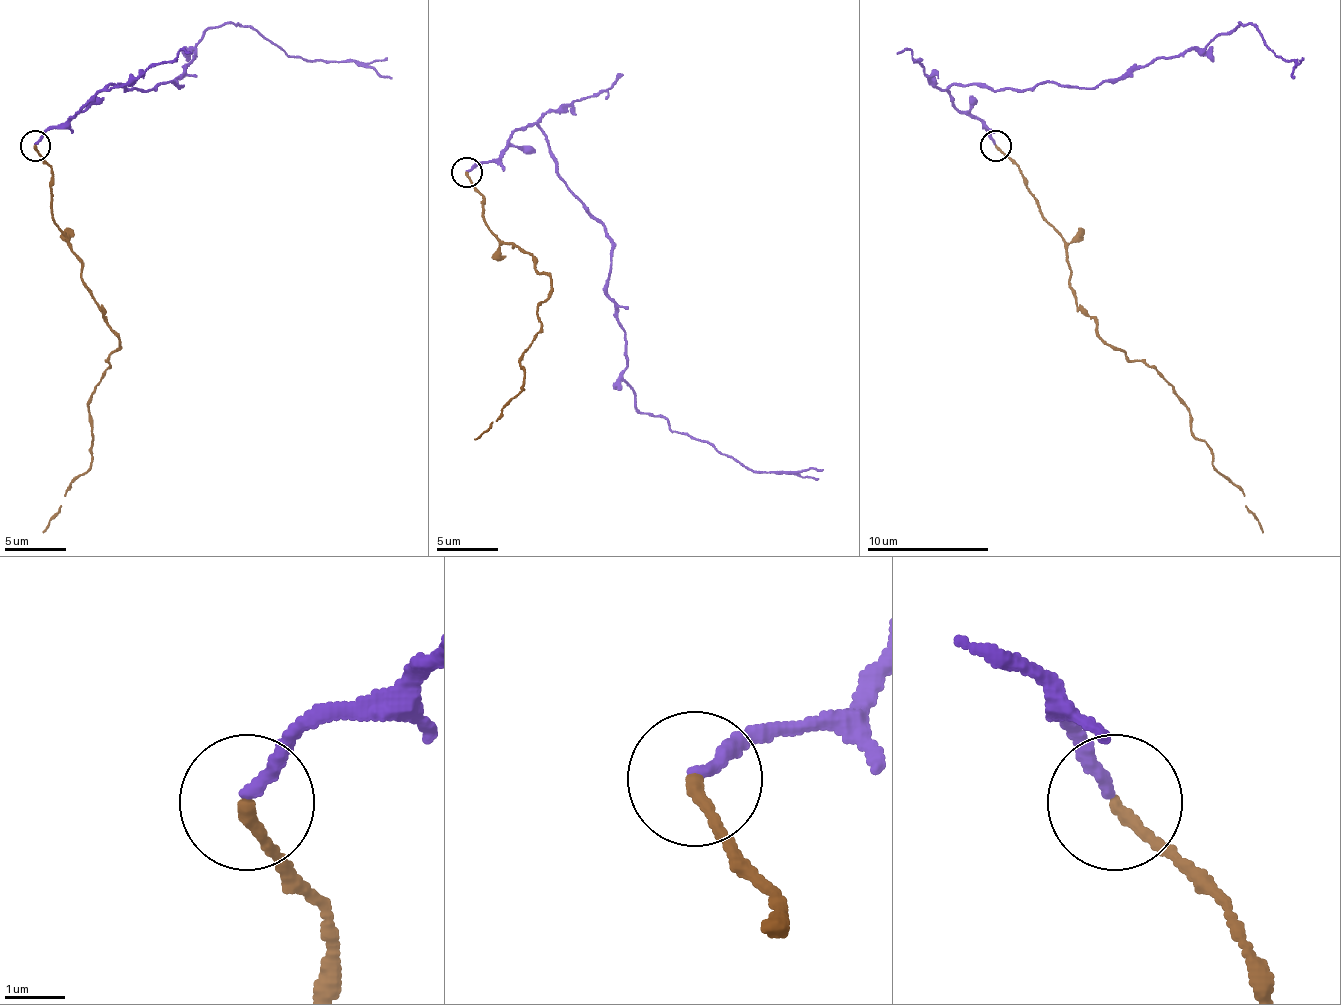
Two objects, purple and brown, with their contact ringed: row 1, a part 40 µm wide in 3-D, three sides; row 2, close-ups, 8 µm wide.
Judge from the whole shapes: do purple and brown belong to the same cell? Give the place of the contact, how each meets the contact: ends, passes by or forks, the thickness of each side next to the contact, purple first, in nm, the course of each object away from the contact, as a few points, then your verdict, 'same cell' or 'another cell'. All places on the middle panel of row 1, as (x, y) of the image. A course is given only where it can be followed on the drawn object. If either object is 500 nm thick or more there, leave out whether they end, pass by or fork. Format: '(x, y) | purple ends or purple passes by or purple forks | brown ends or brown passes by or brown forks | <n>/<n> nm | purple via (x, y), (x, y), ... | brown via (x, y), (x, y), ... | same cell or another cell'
(466, 172) | purple ends | brown ends | 200/190 nm | purple via (466, 171), (539, 129), (612, 245), (621, 379), (642, 412), (752, 470), (822, 470) | brown via (466, 171), (484, 223), (551, 278), (542, 327), (521, 363), (524, 388), (475, 440) | another cell

